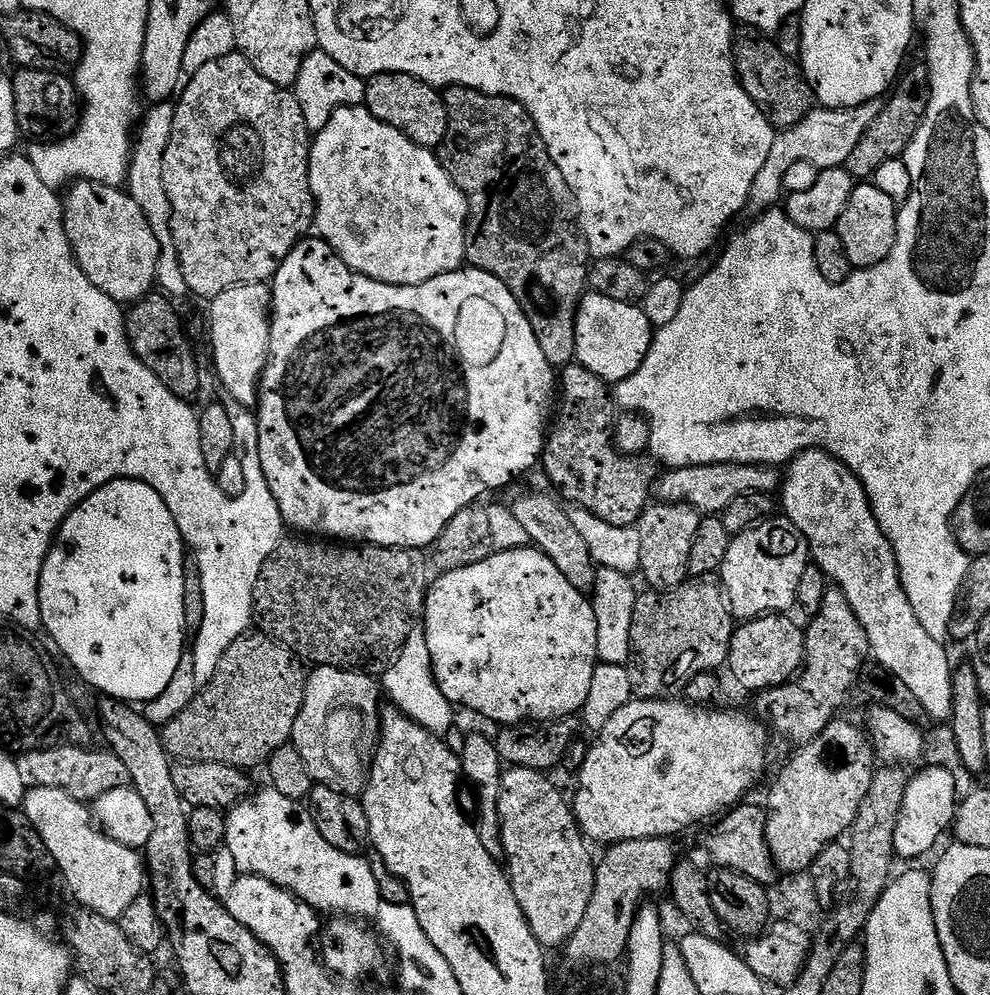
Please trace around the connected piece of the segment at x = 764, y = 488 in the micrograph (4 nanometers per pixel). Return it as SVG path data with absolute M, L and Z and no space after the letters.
M707 464L665 471L654 485L654 496L659 503L688 504L704 516L714 516L723 513L724 508L730 506L734 498L738 498L738 494L743 492L772 494L781 487L781 484L781 473L767 464Z

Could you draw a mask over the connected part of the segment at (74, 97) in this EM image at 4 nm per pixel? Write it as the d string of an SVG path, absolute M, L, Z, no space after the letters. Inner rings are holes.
M20 68L12 76L12 89L14 90L14 106L16 107L16 121L20 124L21 133L29 136L32 142L51 142L70 135L80 122L82 111L82 97L76 91L75 83L68 80L63 71L47 72L37 68Z

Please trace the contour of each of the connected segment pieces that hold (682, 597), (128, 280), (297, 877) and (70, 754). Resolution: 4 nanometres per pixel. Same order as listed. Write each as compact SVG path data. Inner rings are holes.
M692 578L668 592L644 590L637 595L634 618L630 622L630 654L627 669L633 697L641 700L666 700L683 693L693 678L703 672L716 672L728 663L734 617L724 589L715 579Z
M93 180L75 181L66 195L62 200L64 225L82 274L121 306L131 306L149 295L157 287L156 271L162 246L148 225L146 214L142 214L142 206L127 191Z
M265 786L261 792L254 792L241 799L227 813L224 847L230 850L230 854L234 854L237 873L266 878L274 882L274 886L282 886L286 891L294 893L299 900L306 902L320 914L336 912L332 914L342 918L355 918L361 922L368 922L376 917L382 901L378 882L374 882L374 870L370 870L367 859L363 855L351 856L342 850L334 850L334 846L330 846L330 842L326 842L326 838L318 834L318 826L314 826L311 812L301 801L286 798L286 794L278 794L278 790L271 786Z
M61 743L59 746L27 753L22 760L22 768L27 779L41 788L57 788L66 790L70 798L95 802L102 794L110 794L110 790L129 787L130 781L126 765L110 750L95 752L92 746L77 746Z

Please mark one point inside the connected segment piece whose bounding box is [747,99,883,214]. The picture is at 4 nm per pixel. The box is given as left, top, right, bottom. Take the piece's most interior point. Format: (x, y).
(827, 136)

